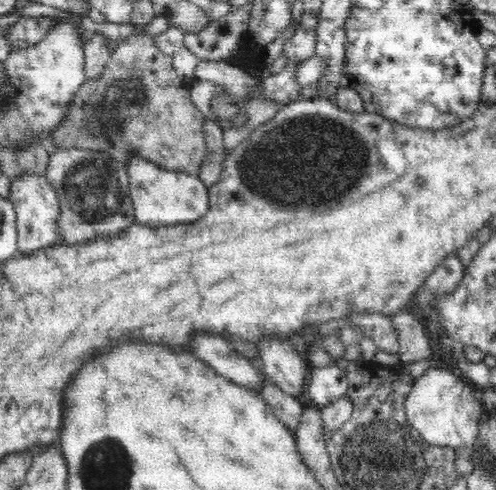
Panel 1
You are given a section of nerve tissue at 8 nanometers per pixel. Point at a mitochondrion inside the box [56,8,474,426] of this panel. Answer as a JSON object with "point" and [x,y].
{"point":[310,160]}

